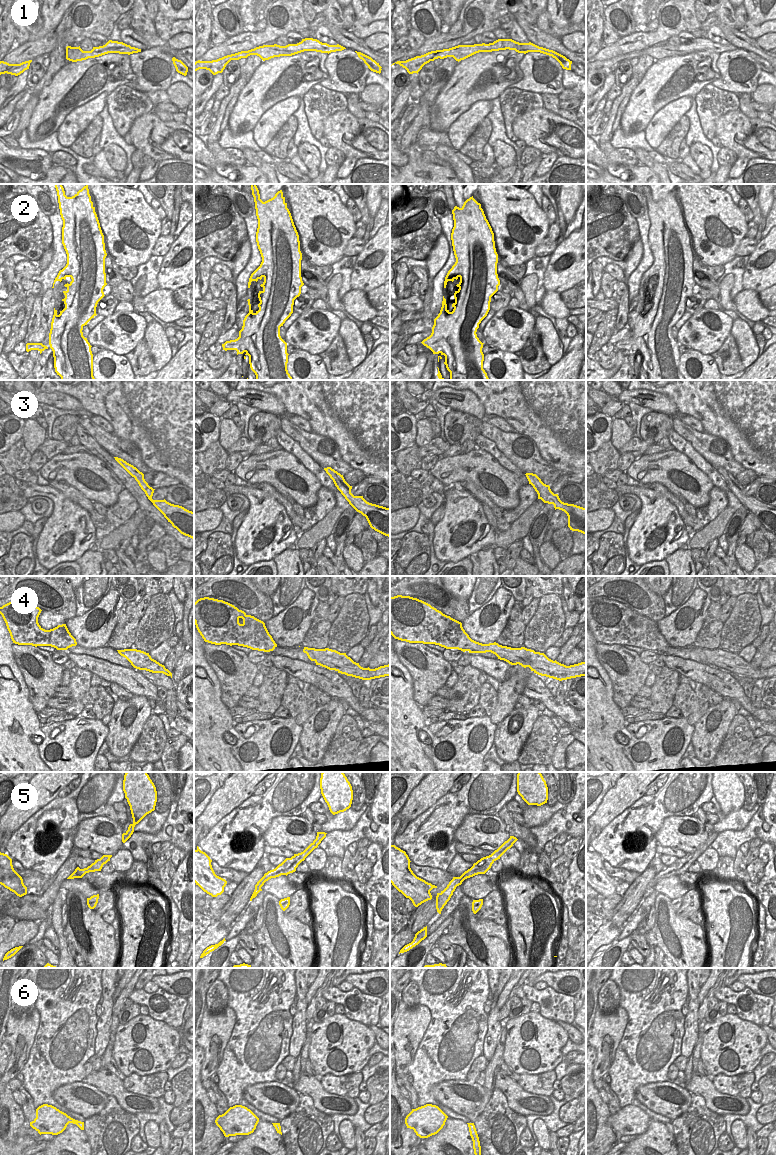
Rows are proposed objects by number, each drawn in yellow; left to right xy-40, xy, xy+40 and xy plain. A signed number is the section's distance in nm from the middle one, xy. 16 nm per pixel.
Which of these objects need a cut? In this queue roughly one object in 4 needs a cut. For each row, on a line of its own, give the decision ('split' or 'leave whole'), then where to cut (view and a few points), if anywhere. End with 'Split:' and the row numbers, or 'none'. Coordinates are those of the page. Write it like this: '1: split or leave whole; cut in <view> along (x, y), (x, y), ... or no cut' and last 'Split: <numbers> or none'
1: leave whole; no cut
2: leave whole; no cut
3: leave whole; no cut
4: leave whole; no cut
5: leave whole; no cut
6: leave whole; no cut
Split: none

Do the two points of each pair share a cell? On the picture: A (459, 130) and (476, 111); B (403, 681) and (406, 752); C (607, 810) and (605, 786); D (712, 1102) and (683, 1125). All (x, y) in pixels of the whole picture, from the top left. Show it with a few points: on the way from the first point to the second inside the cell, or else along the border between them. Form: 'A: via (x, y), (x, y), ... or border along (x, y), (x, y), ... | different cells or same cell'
A: via (464, 125), (473, 116) | same cell
B: via (403, 699), (403, 734) | same cell
C: border along (616, 782), (605, 794), (596, 810) | different cells
D: border along (691, 1092), (700, 1095), (709, 1109), (722, 1116) | different cells

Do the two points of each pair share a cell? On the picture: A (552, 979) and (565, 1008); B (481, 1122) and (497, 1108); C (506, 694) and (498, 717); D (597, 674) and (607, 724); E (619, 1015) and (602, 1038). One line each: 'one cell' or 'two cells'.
A: two cells
B: one cell
C: one cell
D: one cell
E: one cell

